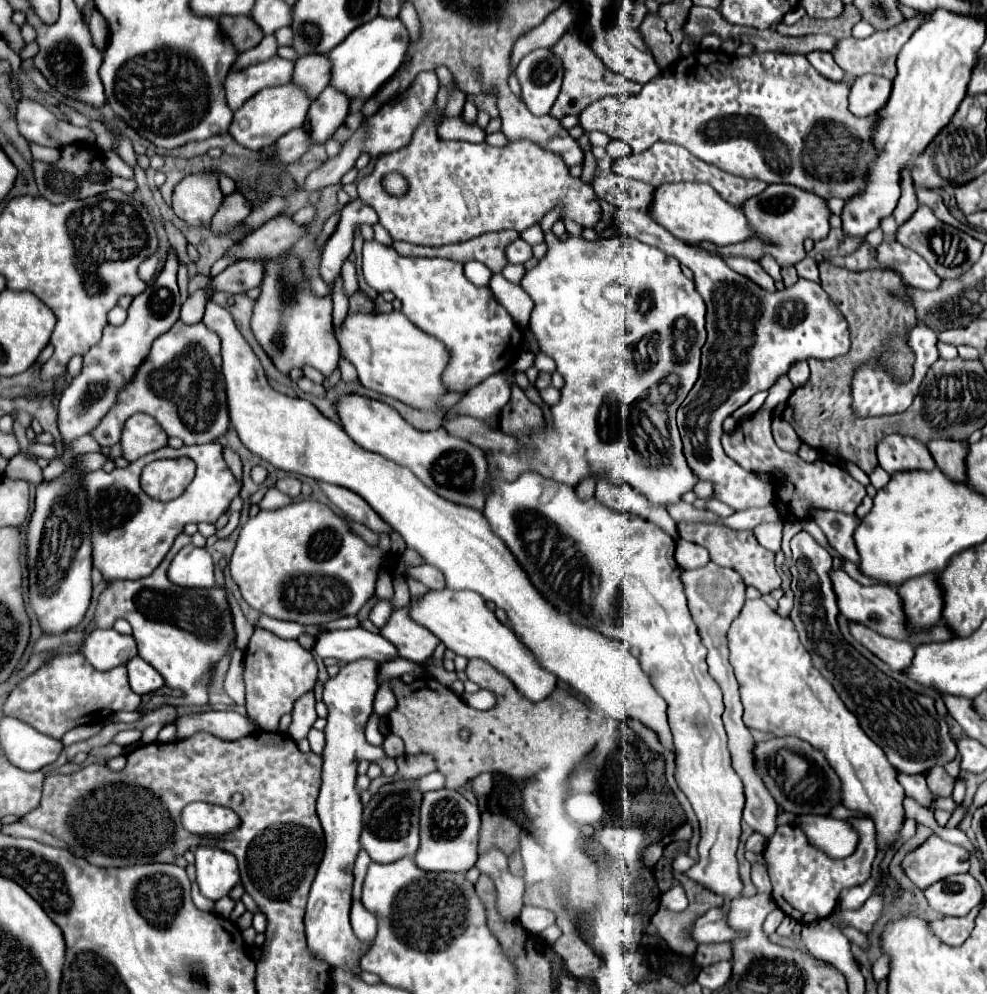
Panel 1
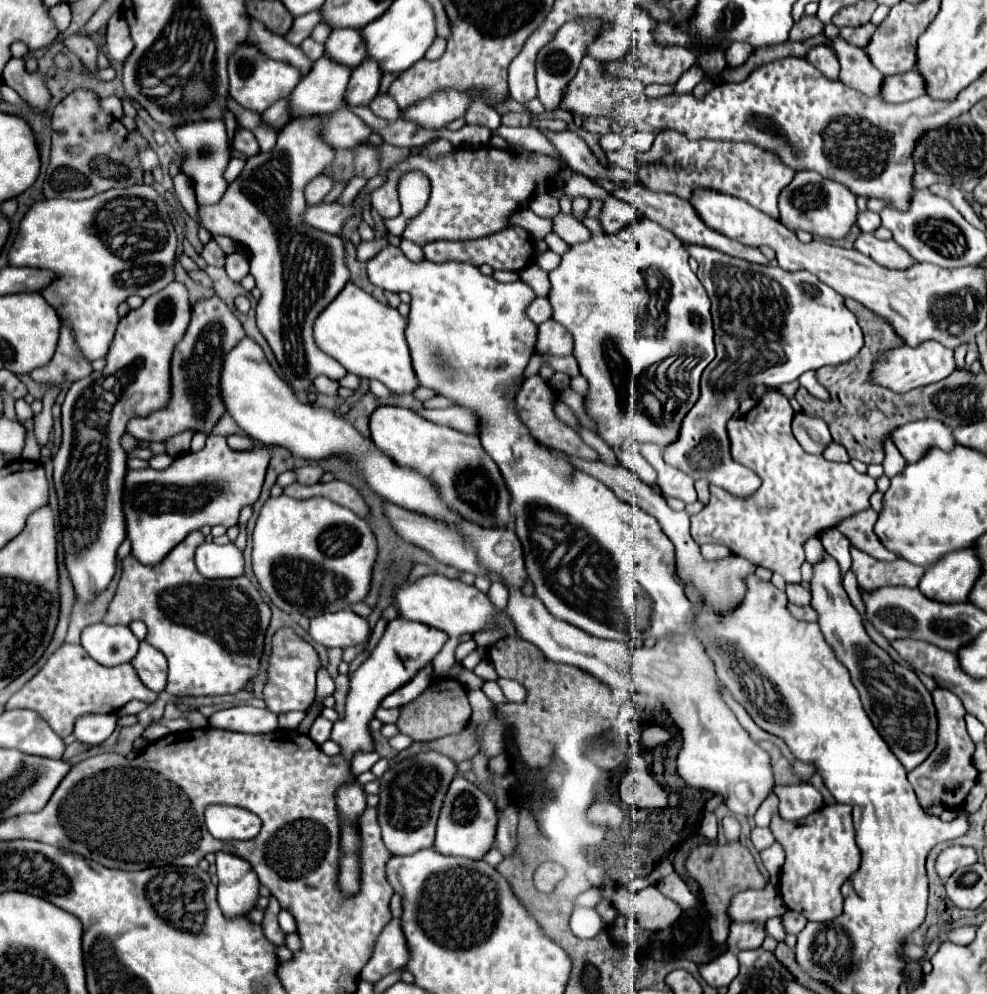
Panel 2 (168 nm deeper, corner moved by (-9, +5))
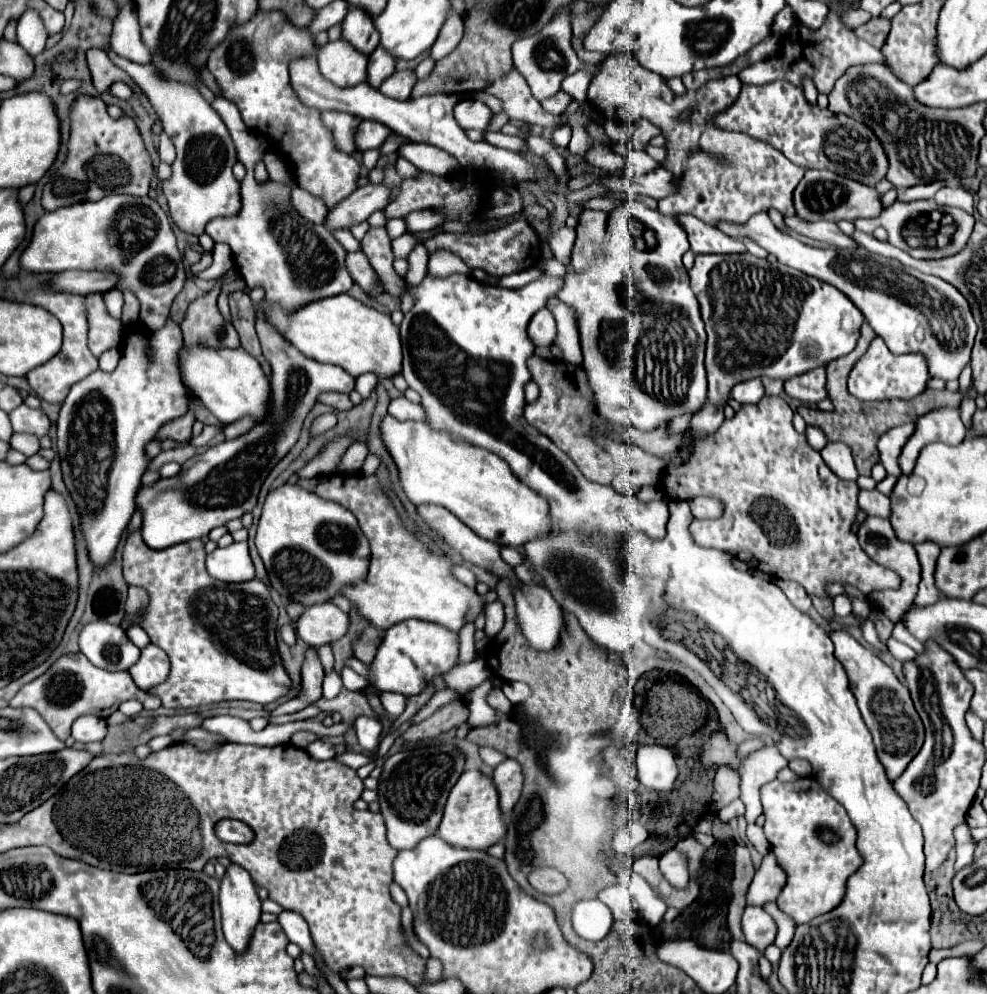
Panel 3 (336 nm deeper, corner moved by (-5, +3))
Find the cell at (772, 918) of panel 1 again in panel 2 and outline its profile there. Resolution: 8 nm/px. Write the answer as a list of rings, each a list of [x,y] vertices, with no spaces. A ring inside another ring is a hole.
[[[773,917],[769,919],[765,924],[765,929],[767,933],[777,941],[785,939],[786,934],[781,922],[781,917]]]

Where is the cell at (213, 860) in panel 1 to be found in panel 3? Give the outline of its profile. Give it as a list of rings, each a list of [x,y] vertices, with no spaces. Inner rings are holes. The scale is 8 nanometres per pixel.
[[[229,864],[225,870],[225,876],[221,878],[221,890],[219,890],[219,906],[221,906],[221,918],[223,918],[223,932],[229,942],[229,946],[235,952],[243,952],[247,948],[247,942],[251,938],[251,932],[261,916],[261,900],[257,896],[257,888],[249,876],[247,870],[239,868],[237,864]]]

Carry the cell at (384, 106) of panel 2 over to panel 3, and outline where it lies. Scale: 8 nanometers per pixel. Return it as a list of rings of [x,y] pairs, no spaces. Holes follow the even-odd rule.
[[[401,70],[401,72],[395,72],[391,78],[387,78],[383,82],[383,86],[379,88],[381,94],[389,96],[389,98],[395,98],[395,100],[407,100],[409,94],[411,94],[411,88],[415,84],[417,76],[415,72],[411,70]]]

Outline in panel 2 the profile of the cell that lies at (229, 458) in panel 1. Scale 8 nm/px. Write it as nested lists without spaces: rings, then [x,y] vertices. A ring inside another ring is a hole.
[[[229,436],[227,438],[227,444],[233,448],[233,450],[251,450],[255,446],[255,442],[249,438],[249,436]]]

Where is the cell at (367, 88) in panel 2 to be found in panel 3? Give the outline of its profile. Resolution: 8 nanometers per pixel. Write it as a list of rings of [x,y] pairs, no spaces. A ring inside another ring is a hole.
[[[381,46],[375,48],[369,56],[367,64],[367,84],[373,88],[379,88],[383,80],[387,80],[395,72],[395,58],[389,56]]]

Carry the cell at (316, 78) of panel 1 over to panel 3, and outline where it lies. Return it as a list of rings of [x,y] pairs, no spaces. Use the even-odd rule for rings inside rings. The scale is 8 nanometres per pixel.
[[[349,8],[349,14],[345,16],[341,28],[341,38],[345,38],[355,50],[363,52],[365,56],[369,56],[379,44],[379,34],[373,26],[373,20],[367,18],[367,12],[361,12],[359,8]]]

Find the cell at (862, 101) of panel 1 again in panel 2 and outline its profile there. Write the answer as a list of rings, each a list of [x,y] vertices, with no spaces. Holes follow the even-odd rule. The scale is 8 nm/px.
[[[911,70],[895,78],[885,78],[883,86],[885,102],[909,102],[925,94],[927,94],[927,82],[917,70]]]

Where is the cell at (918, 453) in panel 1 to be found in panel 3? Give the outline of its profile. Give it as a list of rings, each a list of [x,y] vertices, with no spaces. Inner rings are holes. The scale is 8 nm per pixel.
[[[943,408],[943,410],[929,412],[925,416],[921,416],[915,424],[913,436],[909,436],[907,444],[903,446],[903,450],[899,454],[901,472],[905,476],[911,474],[915,460],[925,444],[943,442],[943,444],[955,446],[965,438],[965,432],[967,432],[967,428],[963,426],[963,422],[959,418],[959,410]]]

